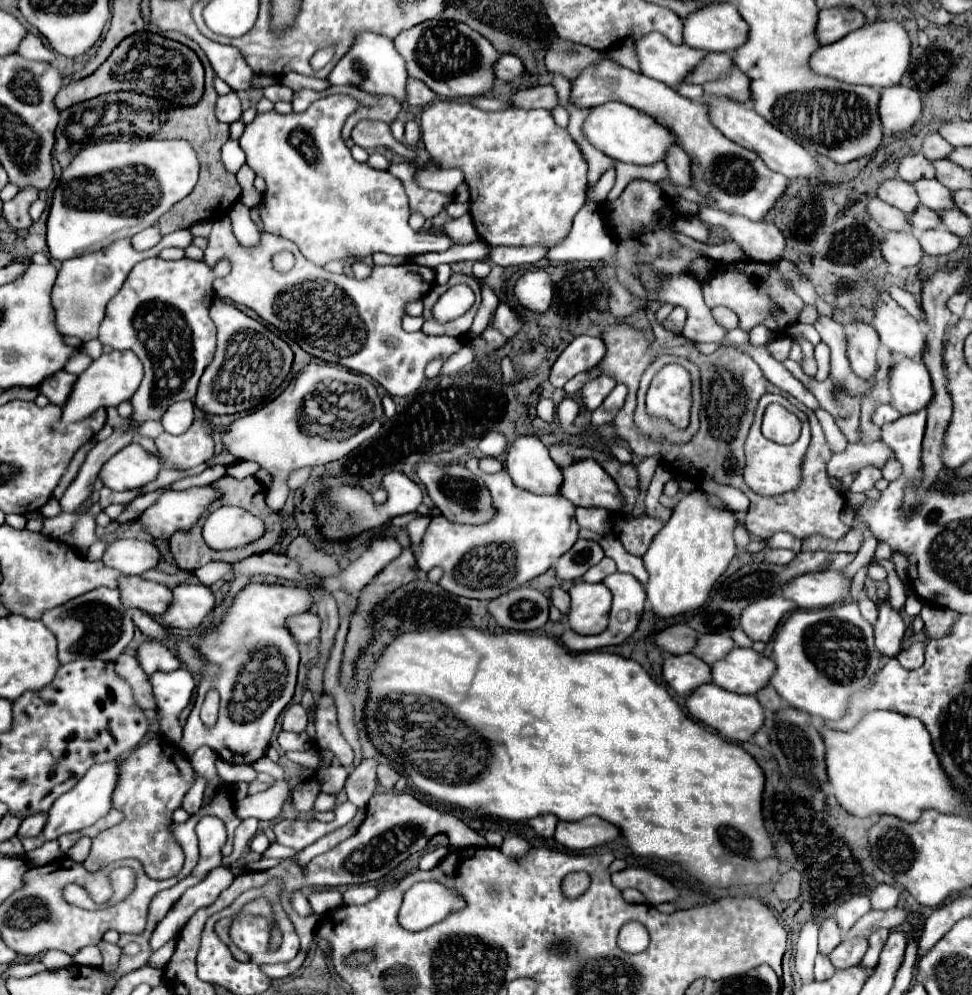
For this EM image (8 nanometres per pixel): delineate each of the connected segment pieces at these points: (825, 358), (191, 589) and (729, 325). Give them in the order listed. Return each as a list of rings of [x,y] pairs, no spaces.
[[[819,343],[815,347],[815,359],[819,363],[819,371],[817,371],[815,379],[823,381],[827,377],[827,373],[829,373],[829,347],[825,343]]]
[[[179,585],[173,591],[173,607],[165,611],[163,623],[167,627],[197,629],[211,615],[215,607],[215,595],[205,585]]]
[[[718,307],[712,309],[715,320],[727,330],[732,330],[738,327],[737,315],[726,307]]]

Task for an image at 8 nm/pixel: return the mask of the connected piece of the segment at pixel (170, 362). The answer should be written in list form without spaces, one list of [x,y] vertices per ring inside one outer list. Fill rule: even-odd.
[[[187,257],[179,261],[145,259],[133,267],[121,291],[109,301],[99,341],[113,349],[133,351],[145,367],[141,387],[131,399],[135,407],[131,419],[139,423],[161,419],[171,403],[195,397],[199,377],[215,351],[215,323],[209,317],[211,295],[215,295],[213,279],[227,275],[230,270],[227,259],[218,261],[214,269]]]

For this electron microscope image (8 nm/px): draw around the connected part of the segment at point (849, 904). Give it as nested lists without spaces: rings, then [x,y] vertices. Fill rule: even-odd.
[[[857,893],[857,895],[849,897],[845,903],[841,903],[841,905],[837,907],[835,917],[837,917],[839,927],[841,927],[843,931],[849,931],[849,929],[855,925],[855,921],[857,921],[859,917],[863,917],[869,909],[871,909],[871,903],[869,903],[869,897],[867,897],[867,895]]]

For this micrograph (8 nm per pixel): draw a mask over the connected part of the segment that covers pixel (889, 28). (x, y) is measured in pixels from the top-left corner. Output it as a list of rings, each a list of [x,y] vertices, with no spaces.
[[[879,19],[877,23],[857,29],[845,35],[841,41],[821,47],[813,59],[811,67],[819,75],[829,75],[841,79],[843,83],[871,85],[871,87],[893,87],[899,85],[903,73],[909,67],[911,39],[905,27],[893,19]]]

